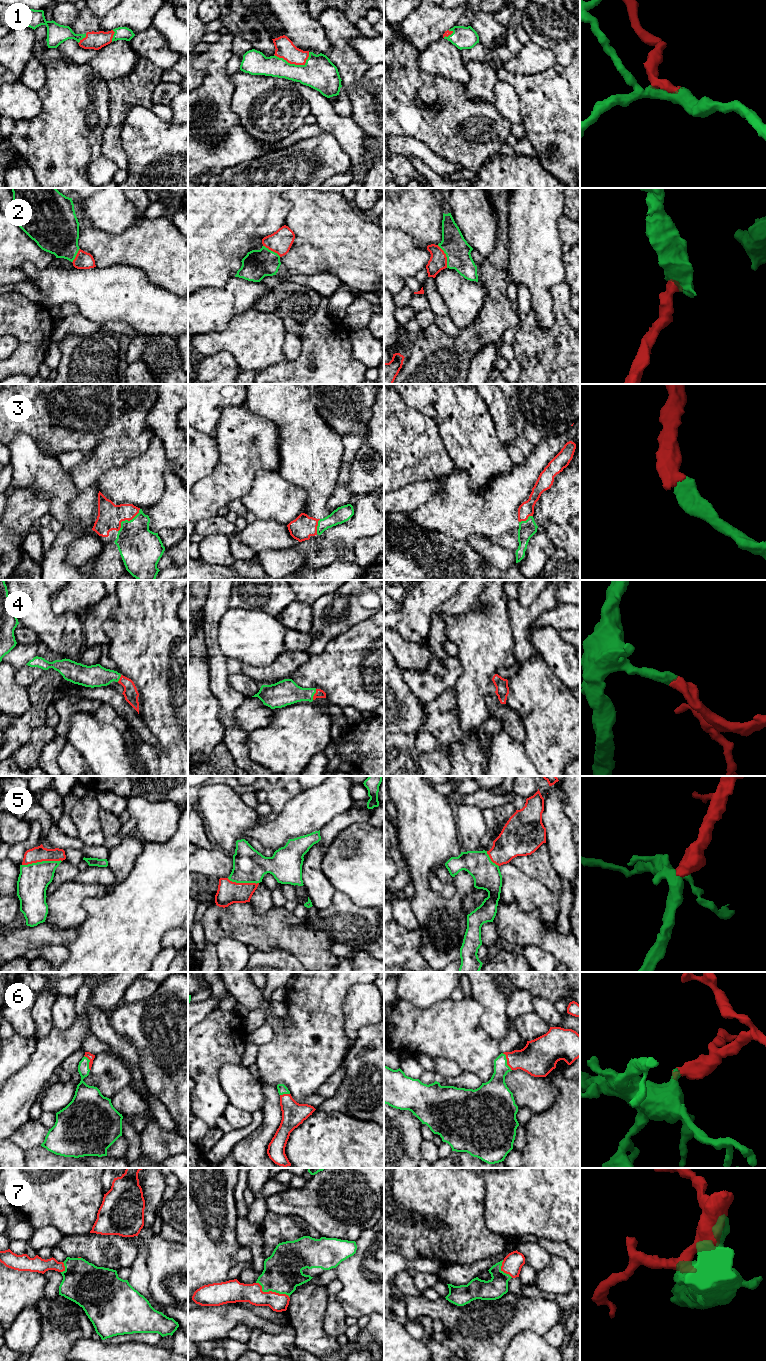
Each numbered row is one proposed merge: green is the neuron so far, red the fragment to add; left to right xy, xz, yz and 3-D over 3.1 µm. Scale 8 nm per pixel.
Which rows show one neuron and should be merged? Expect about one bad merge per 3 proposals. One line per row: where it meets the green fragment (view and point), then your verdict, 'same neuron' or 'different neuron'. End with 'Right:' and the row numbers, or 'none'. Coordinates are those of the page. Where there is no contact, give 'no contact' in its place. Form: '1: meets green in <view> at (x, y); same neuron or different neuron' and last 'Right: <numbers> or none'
1: meets green in xz at (294, 64); same neuron
2: meets green in yz at (446, 256); same neuron
3: meets green in xy at (126, 520); same neuron
4: meets green in xz at (314, 693); same neuron
5: meets green in xy at (42, 861); same neuron
6: meets green in yz at (506, 1061); same neuron
7: meets green in xz at (271, 1290); same neuron
Right: 1, 2, 3, 4, 5, 6, 7

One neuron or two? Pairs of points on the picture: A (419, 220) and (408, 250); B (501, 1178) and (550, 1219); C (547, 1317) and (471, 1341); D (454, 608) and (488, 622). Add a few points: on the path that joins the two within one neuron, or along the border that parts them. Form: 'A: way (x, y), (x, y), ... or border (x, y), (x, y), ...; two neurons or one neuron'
A: border (394, 227), (407, 233), (418, 245); two neurons
B: way (513, 1182), (538, 1207); one neuron
C: way (528, 1317), (503, 1318), (490, 1325); one neuron
D: border (480, 593), (469, 611), (443, 614); two neurons

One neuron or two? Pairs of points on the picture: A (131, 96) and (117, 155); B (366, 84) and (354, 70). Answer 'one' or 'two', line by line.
A: one
B: two

